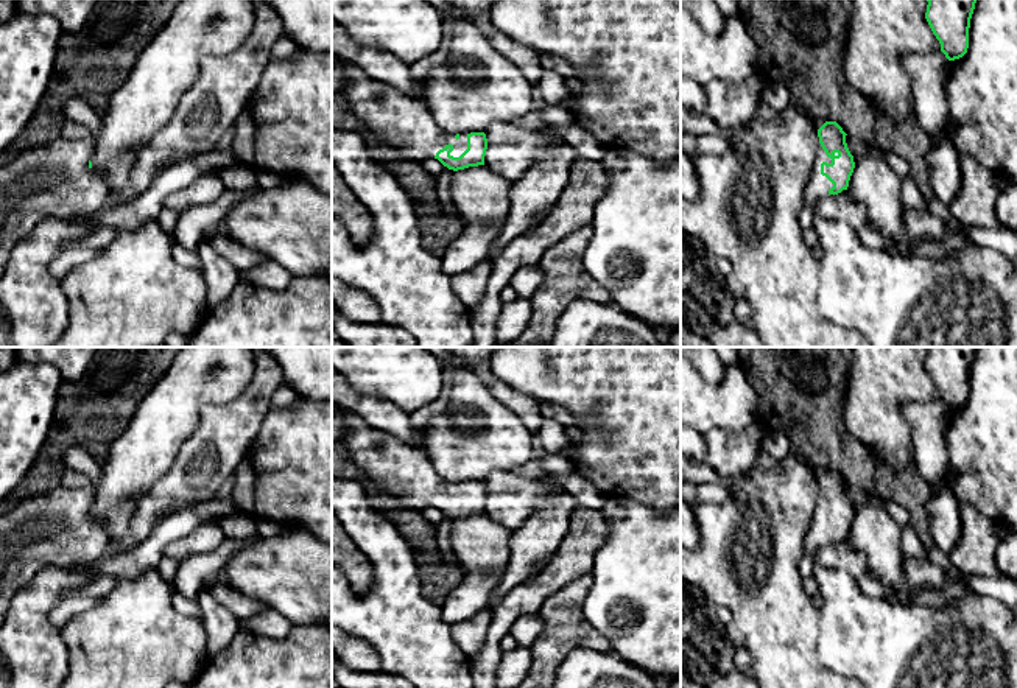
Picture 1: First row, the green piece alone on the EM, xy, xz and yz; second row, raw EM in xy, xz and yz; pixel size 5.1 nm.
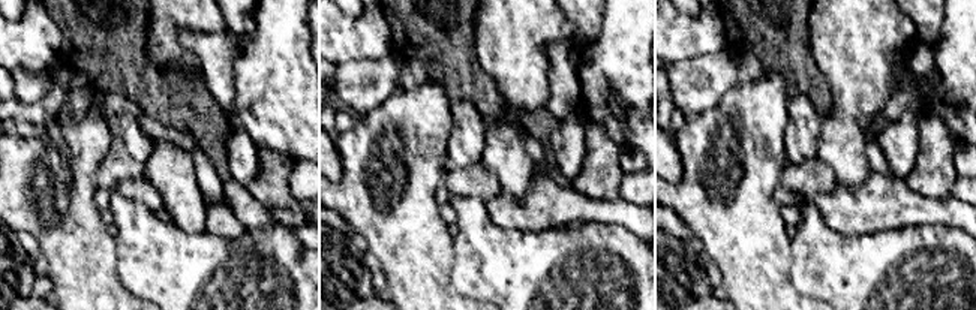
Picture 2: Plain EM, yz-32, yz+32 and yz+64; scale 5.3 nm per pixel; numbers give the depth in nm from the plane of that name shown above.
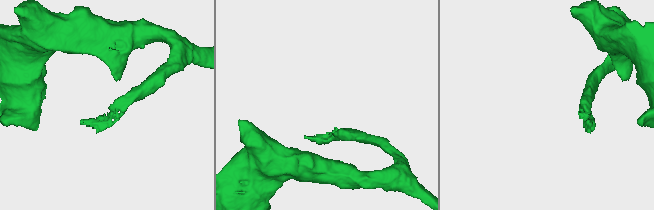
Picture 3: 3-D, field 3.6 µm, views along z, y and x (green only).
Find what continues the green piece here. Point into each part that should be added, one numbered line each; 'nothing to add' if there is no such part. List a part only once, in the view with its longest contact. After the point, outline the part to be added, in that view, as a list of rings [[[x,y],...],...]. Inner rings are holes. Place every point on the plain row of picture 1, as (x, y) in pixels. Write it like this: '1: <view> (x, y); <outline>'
1: yz (818, 536); [[[818,489],[813,523],[804,540],[804,551],[810,557],[813,557],[819,548],[825,546],[829,543],[829,539],[833,535],[833,532],[825,525],[821,523],[822,511],[832,512],[832,507],[825,503]]]

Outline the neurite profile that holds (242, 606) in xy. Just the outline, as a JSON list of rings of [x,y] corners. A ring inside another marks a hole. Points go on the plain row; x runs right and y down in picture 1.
[[[223,579],[210,587],[210,595],[238,620],[251,618],[265,609],[262,602],[245,596]]]

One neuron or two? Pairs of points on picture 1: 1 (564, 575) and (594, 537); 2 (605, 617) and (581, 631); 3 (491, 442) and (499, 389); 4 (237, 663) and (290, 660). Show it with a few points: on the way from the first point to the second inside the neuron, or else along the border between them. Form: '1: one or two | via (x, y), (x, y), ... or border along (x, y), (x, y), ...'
1: one | via (566, 565), (584, 547)
2: two | border along (592, 587), (584, 603), (584, 617), (611, 649)
3: two | border along (488, 385), (524, 422)
4: one | via (249, 663), (278, 663)

